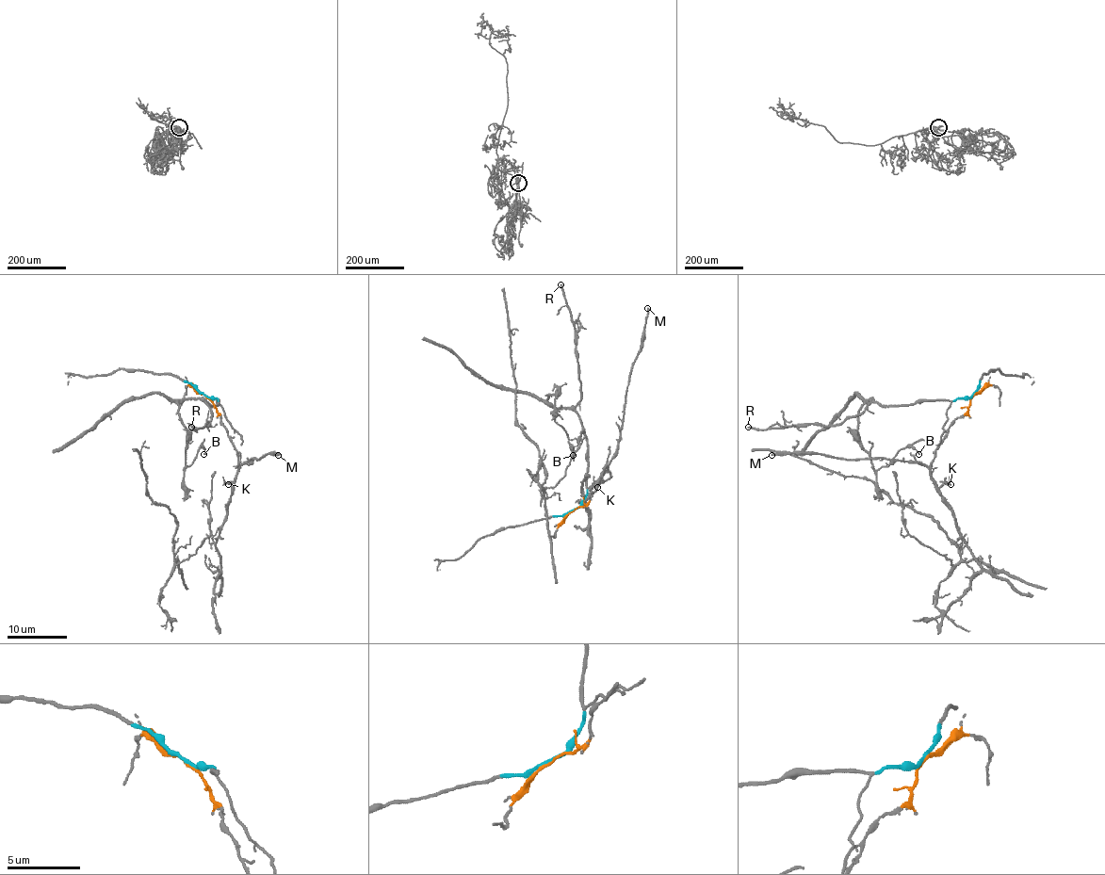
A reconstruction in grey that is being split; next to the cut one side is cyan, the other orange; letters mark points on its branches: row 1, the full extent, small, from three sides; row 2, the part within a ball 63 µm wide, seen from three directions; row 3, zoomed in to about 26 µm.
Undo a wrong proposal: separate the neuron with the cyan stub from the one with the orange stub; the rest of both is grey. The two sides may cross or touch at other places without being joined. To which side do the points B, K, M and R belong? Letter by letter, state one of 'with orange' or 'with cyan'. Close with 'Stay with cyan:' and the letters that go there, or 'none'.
B: with cyan
K: with orange
M: with orange
R: with cyan
Stay with cyan: B, R

